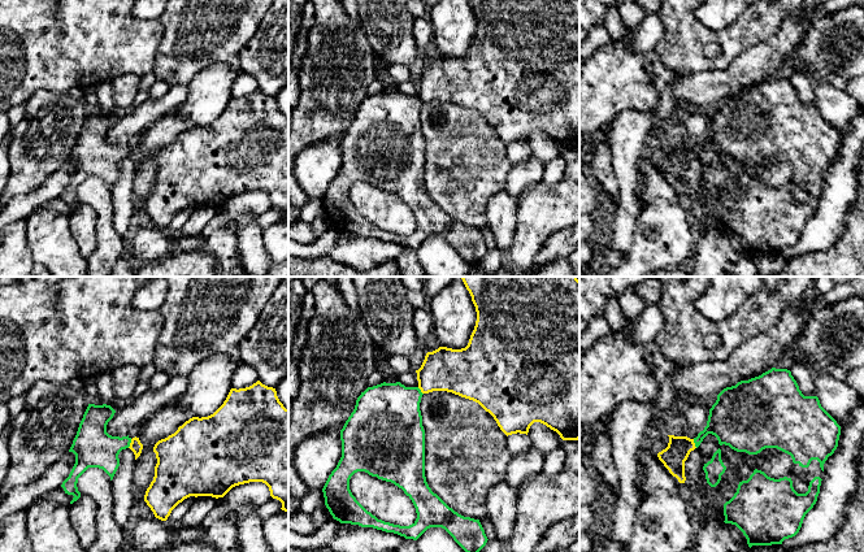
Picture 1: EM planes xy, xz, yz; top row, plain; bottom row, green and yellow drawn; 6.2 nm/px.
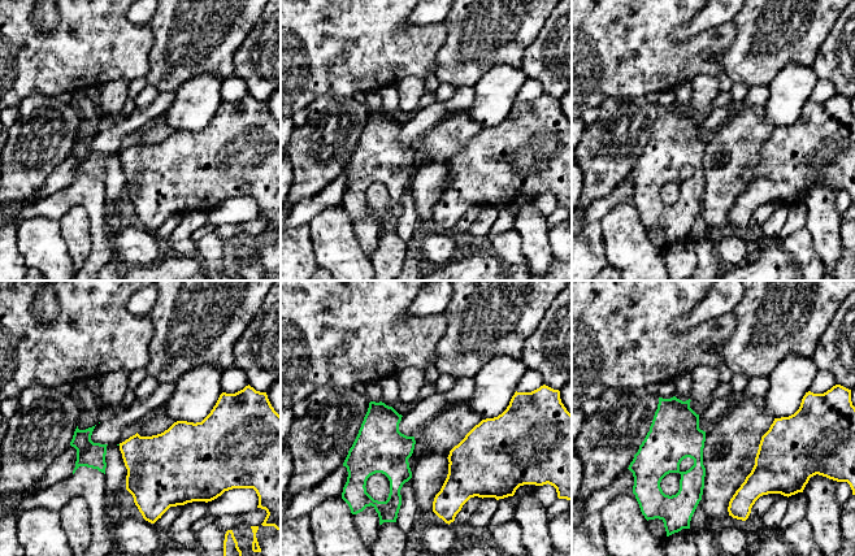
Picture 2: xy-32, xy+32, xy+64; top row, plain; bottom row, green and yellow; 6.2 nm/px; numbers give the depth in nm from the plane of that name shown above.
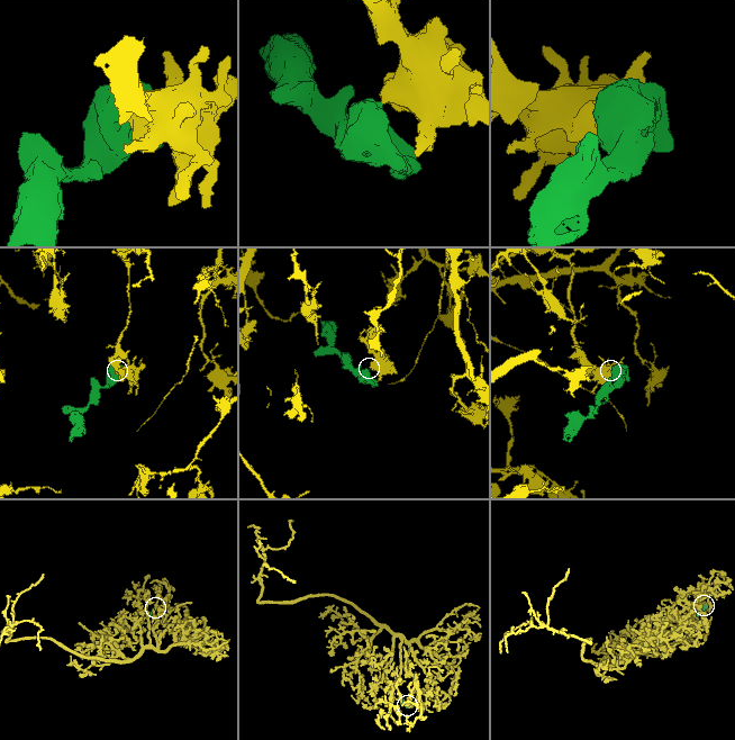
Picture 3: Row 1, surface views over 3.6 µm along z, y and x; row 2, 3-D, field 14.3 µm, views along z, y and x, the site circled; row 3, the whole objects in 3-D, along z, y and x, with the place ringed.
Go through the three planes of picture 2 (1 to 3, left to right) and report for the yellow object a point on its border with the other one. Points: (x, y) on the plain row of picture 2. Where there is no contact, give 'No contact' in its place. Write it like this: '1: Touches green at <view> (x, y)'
1: No contact
2: No contact
3: No contact

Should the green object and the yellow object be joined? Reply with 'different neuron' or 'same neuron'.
different neuron

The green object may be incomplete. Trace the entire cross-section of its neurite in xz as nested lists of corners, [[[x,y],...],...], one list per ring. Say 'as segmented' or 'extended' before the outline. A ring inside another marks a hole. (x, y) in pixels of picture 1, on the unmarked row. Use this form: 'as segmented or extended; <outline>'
as segmented; [[[383,91],[361,101],[353,121],[340,139],[342,166],[322,197],[325,214],[333,227],[340,232],[373,236],[405,248],[417,249],[427,238],[442,236],[466,262],[477,264],[489,249],[479,229],[455,221],[431,200],[426,191],[425,139],[420,119],[422,104],[418,96],[405,96],[400,91]],[[357,181],[365,181],[401,197],[416,217],[416,230],[409,235],[400,235],[378,229],[368,221],[349,199],[349,188]]]

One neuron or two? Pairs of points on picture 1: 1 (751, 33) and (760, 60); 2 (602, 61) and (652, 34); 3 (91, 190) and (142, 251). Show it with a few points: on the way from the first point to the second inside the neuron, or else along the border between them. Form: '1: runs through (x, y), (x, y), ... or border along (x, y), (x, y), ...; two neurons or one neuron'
1: border along (780, 26), (771, 37), (745, 50), (730, 62); two neurons
2: border along (634, 29), (629, 48), (637, 52), (652, 51); two neurons
3: border along (124, 238), (127, 246); two neurons

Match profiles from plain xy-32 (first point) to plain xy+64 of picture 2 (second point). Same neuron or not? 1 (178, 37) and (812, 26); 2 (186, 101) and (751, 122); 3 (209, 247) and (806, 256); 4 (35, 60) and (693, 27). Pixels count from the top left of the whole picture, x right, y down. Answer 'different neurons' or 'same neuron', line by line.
1: same neuron
2: different neurons
3: same neuron
4: different neurons

